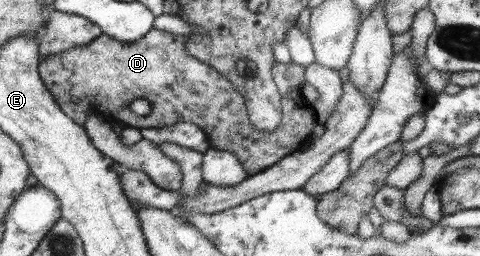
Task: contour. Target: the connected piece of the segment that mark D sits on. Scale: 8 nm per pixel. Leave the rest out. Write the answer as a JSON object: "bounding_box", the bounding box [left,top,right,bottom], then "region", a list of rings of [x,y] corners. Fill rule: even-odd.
{"bounding_box":[37,28,317,175],"region":[[[154,28],[131,43],[121,43],[105,34],[100,34],[84,46],[75,46],[64,52],[42,58],[37,68],[42,85],[53,96],[59,109],[70,117],[74,124],[83,127],[85,114],[88,111],[96,111],[110,125],[122,124],[124,127],[138,130],[163,128],[182,122],[193,123],[206,135],[208,148],[233,154],[248,175],[267,169],[290,153],[300,150],[312,134],[312,127],[317,123],[311,105],[301,95],[300,89],[304,83],[302,66],[294,62],[272,64],[271,76],[280,95],[281,119],[272,133],[258,131],[252,128],[250,120],[247,120],[243,97],[233,87],[217,82],[208,65],[199,62],[185,51],[185,36],[162,32]],[[136,99],[142,99],[148,103],[150,112],[147,115],[139,116],[130,111],[128,106]]]}

